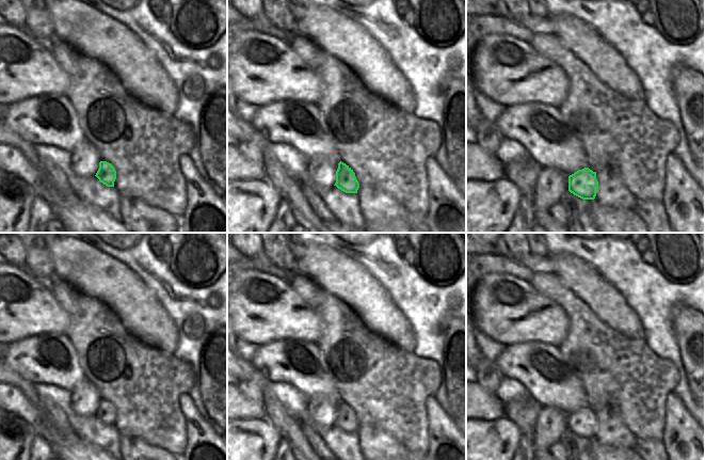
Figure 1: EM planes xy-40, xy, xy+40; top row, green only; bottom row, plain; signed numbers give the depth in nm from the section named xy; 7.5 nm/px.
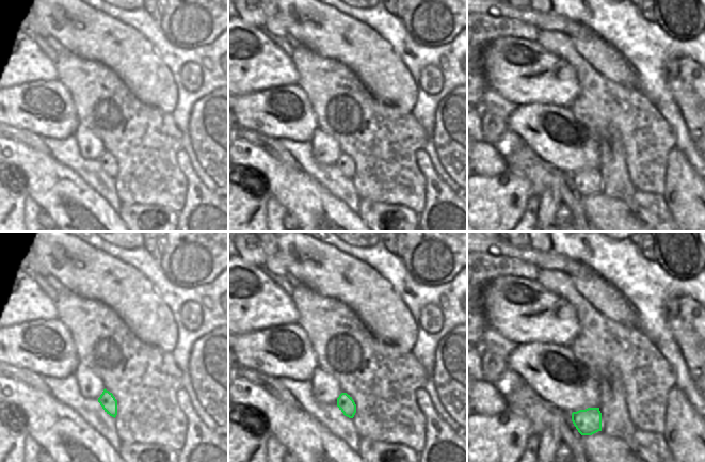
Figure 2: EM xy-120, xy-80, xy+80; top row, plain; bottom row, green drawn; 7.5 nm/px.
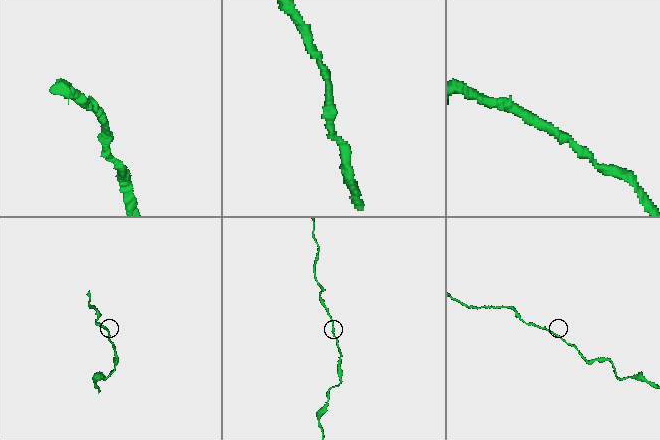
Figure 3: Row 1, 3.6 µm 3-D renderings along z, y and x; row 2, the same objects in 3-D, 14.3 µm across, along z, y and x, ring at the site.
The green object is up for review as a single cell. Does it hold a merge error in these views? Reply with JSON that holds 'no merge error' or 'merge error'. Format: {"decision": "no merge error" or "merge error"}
{"decision": "no merge error"}

